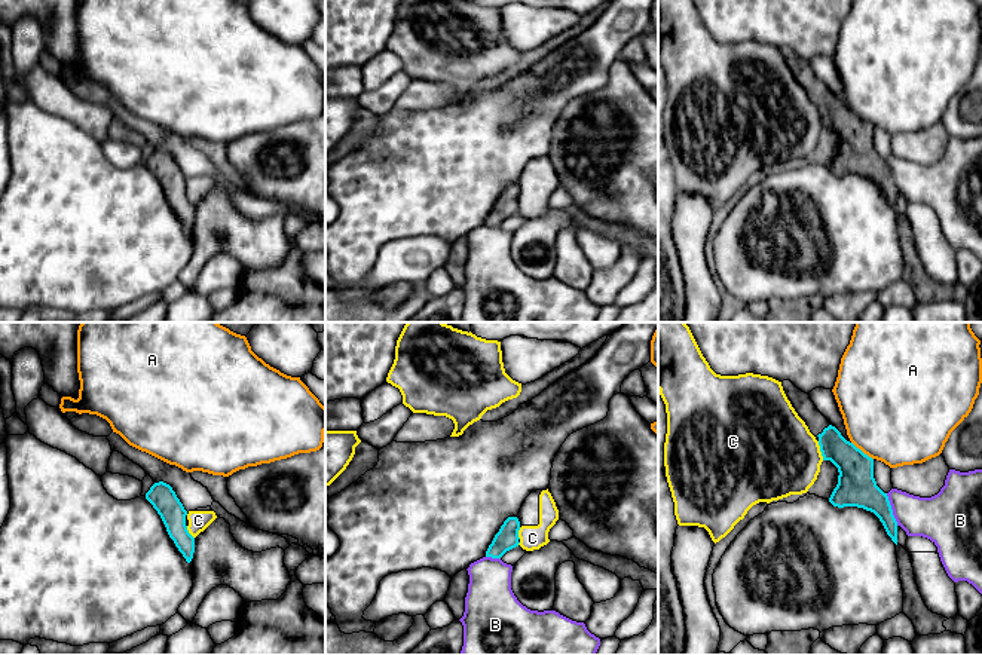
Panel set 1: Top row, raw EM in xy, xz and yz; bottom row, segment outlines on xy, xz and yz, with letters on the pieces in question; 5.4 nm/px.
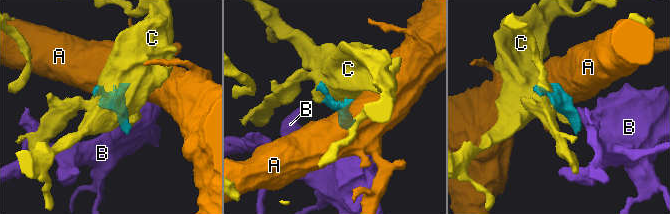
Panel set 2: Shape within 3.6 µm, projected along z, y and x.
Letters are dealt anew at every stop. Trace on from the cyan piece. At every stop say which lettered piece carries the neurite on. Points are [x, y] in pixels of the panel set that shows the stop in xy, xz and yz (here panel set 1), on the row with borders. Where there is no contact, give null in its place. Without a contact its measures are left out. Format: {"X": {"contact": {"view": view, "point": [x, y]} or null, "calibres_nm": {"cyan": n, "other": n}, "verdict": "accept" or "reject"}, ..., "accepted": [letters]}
{"A": {"contact": {"view": "yz", "point": [860, 450]}, "calibres_nm": {"cyan": 220, "other": 500}, "verdict": "reject"}, "B": {"contact": {"view": "yz", "point": [892, 510]}, "calibres_nm": {"cyan": 220, "other": 240}, "verdict": "reject"}, "C": {"contact": {"view": "yz", "point": [820, 450]}, "calibres_nm": {"cyan": 190, "other": 460}, "verdict": "reject"}, "accepted": []}

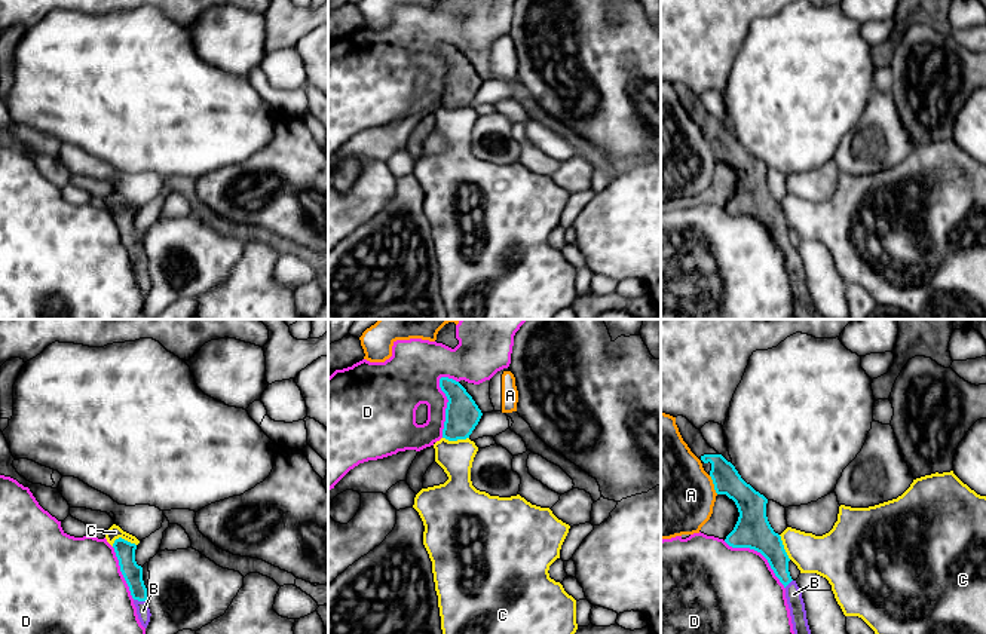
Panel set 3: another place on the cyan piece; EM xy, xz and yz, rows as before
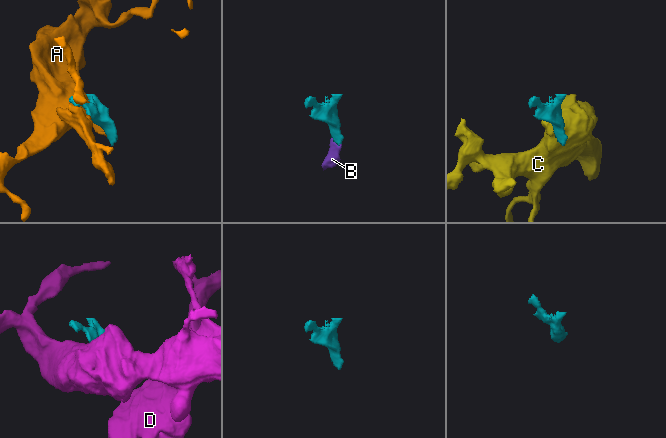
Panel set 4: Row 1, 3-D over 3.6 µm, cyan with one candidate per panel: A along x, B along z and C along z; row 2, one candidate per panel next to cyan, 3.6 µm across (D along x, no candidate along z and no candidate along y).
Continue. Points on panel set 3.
{"A": {"contact": {"view": "yz", "point": [713, 483]}, "calibres_nm": {"cyan": 160, "other": 460}, "verdict": "reject"}, "B": {"contact": {"view": "xy", "point": [140, 600]}, "calibres_nm": {"cyan": 110, "other": 70}, "verdict": "accept"}, "C": {"contact": {"view": "xy", "point": [123, 539]}, "calibres_nm": {"cyan": 110, "other": 80}, "verdict": "reject"}, "D": {"contact": {"view": "xz", "point": [447, 404]}, "calibres_nm": {"cyan": 190, "other": 300}, "verdict": "reject"}, "accepted": ["B"]}

